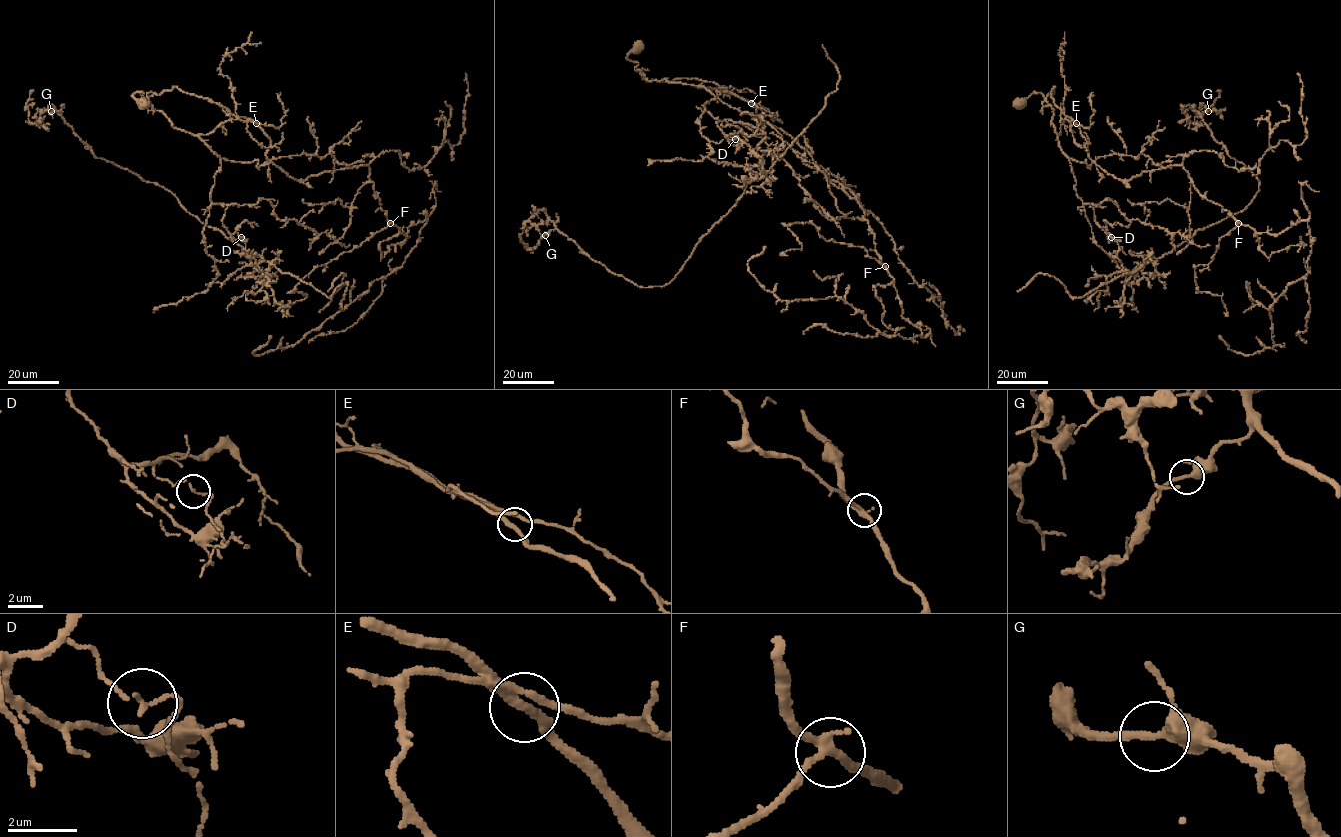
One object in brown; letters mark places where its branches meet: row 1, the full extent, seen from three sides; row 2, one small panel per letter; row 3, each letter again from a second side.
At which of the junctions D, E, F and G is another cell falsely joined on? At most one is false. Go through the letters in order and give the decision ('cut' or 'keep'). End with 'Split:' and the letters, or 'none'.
D: cut
E: keep
F: keep
G: keep
Split: D

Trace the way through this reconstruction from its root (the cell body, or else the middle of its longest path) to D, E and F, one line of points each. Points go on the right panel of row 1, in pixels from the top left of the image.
D: (1019, 102), (1040, 93), (1053, 109), (1076, 193), (1094, 206), (1095, 222), (1111, 237)
E: (1019, 102), (1034, 92), (1044, 98), (1053, 94), (1054, 86), (1054, 103), (1076, 123)
F: (1019, 102), (1043, 95), (1069, 158), (1089, 167), (1100, 156), (1143, 154), (1163, 168), (1181, 165), (1238, 223)

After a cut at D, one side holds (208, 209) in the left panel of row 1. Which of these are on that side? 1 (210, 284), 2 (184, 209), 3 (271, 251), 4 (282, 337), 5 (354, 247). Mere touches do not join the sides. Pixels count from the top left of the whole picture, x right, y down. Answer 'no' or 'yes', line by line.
1: yes
2: no
3: no
4: yes
5: yes

